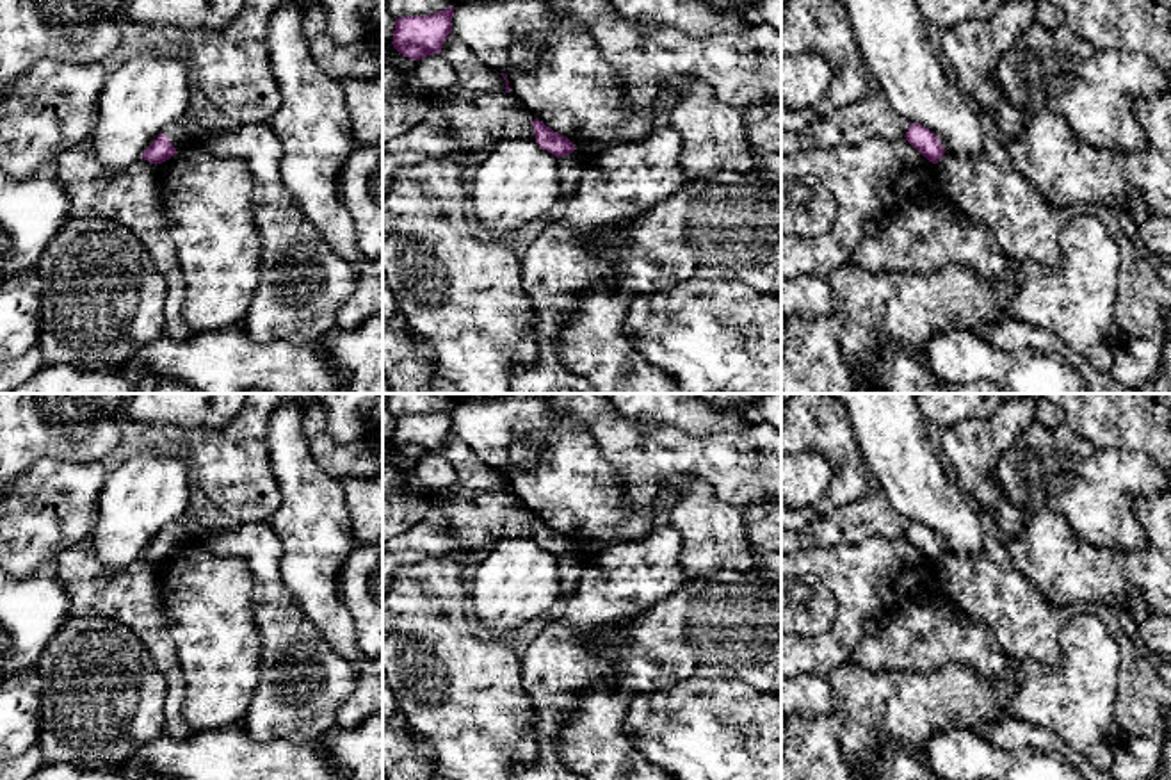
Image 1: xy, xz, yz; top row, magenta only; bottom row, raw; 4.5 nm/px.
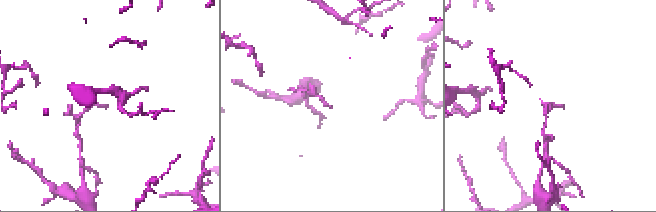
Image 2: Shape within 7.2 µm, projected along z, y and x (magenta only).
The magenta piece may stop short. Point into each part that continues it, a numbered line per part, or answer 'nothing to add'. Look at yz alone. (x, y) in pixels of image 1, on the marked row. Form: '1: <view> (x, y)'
nothing to add

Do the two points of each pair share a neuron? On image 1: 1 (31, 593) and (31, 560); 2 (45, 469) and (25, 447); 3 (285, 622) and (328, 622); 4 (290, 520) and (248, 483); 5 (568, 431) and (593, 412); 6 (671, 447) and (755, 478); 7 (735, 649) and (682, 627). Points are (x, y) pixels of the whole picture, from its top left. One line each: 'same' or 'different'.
1: different
2: different
3: different
4: different
5: different
6: same
7: same

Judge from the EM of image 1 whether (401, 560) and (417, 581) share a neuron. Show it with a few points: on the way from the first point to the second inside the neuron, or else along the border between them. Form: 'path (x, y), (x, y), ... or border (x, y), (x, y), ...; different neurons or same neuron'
border (447, 556), (424, 556), (401, 568); different neurons

